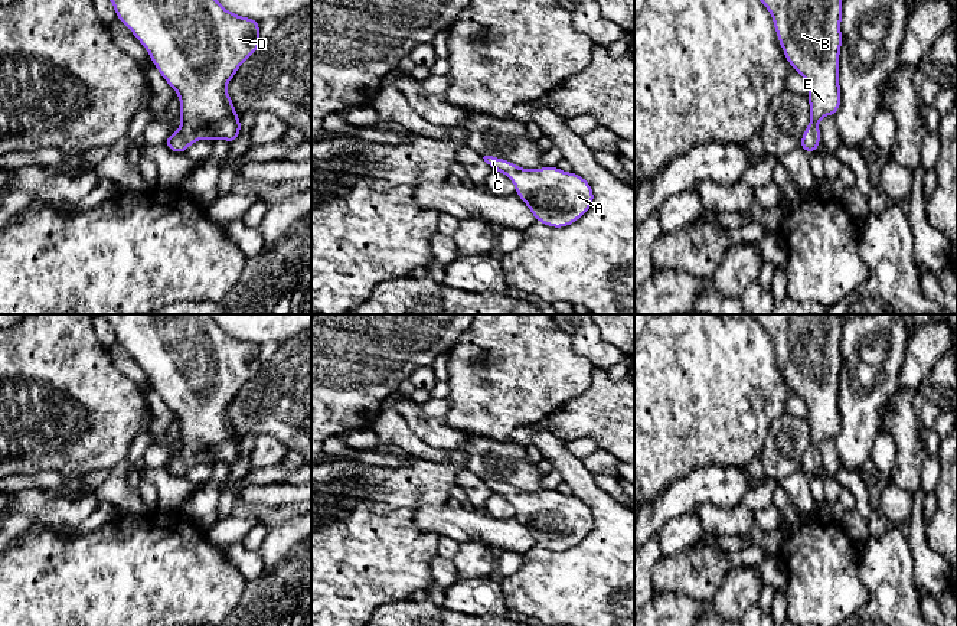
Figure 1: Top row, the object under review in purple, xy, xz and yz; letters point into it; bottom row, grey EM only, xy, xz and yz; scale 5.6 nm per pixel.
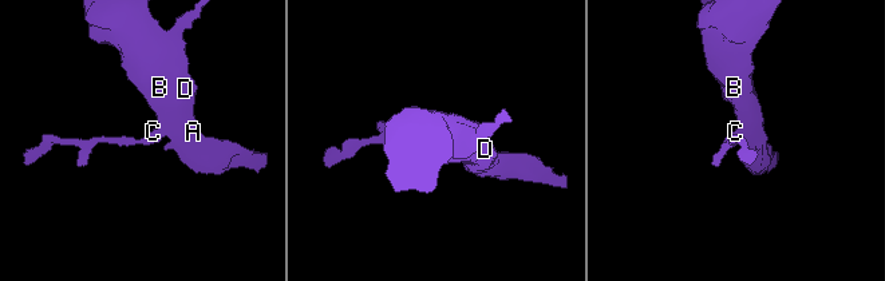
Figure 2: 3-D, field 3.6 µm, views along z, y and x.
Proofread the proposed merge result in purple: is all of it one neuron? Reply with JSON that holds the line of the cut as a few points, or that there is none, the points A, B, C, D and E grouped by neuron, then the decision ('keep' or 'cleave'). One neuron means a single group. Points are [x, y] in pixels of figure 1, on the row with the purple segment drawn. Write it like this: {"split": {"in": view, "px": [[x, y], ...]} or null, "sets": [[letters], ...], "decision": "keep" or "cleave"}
{"split": null, "sets": [["A", "B", "C", "D", "E"]], "decision": "keep"}

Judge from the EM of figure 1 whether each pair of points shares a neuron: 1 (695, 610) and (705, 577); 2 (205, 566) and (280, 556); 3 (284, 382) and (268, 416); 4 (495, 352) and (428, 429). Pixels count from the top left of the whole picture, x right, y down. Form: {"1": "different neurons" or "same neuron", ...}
{"1": "different neurons", "2": "different neurons", "3": "same neuron", "4": "different neurons"}

